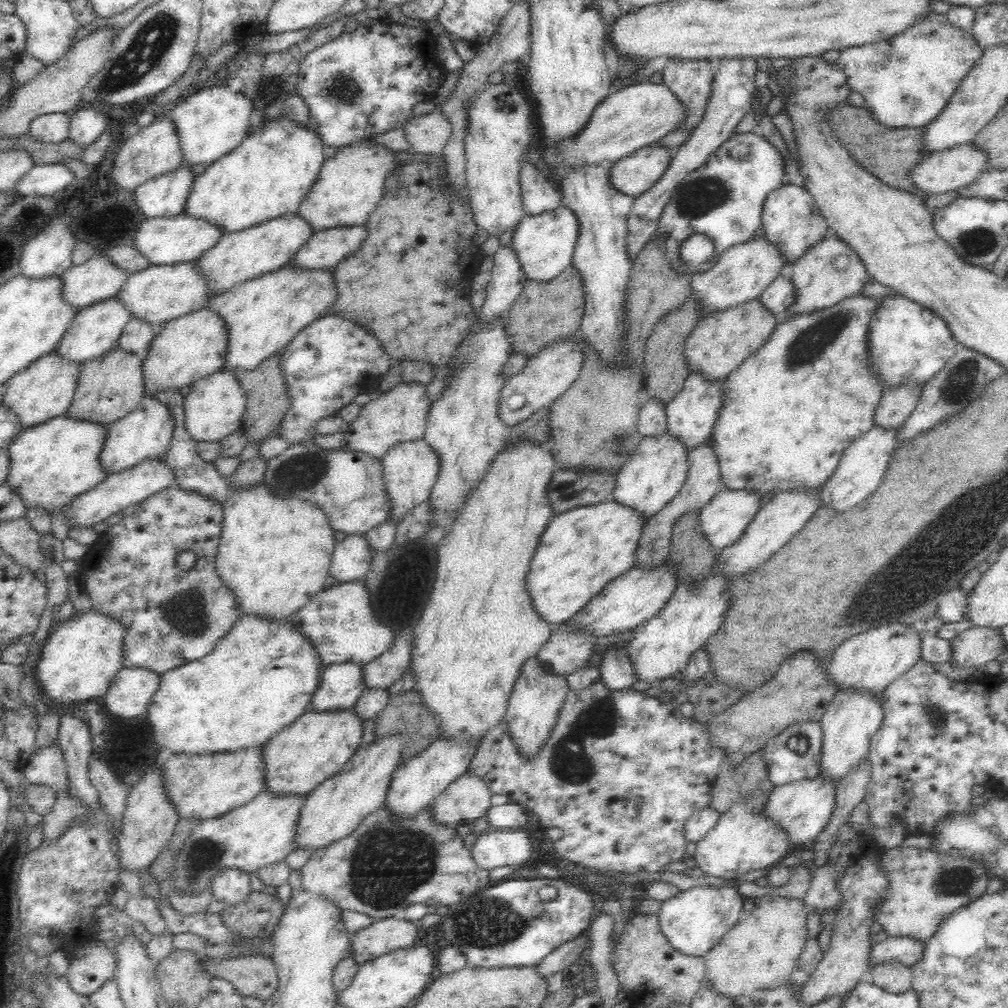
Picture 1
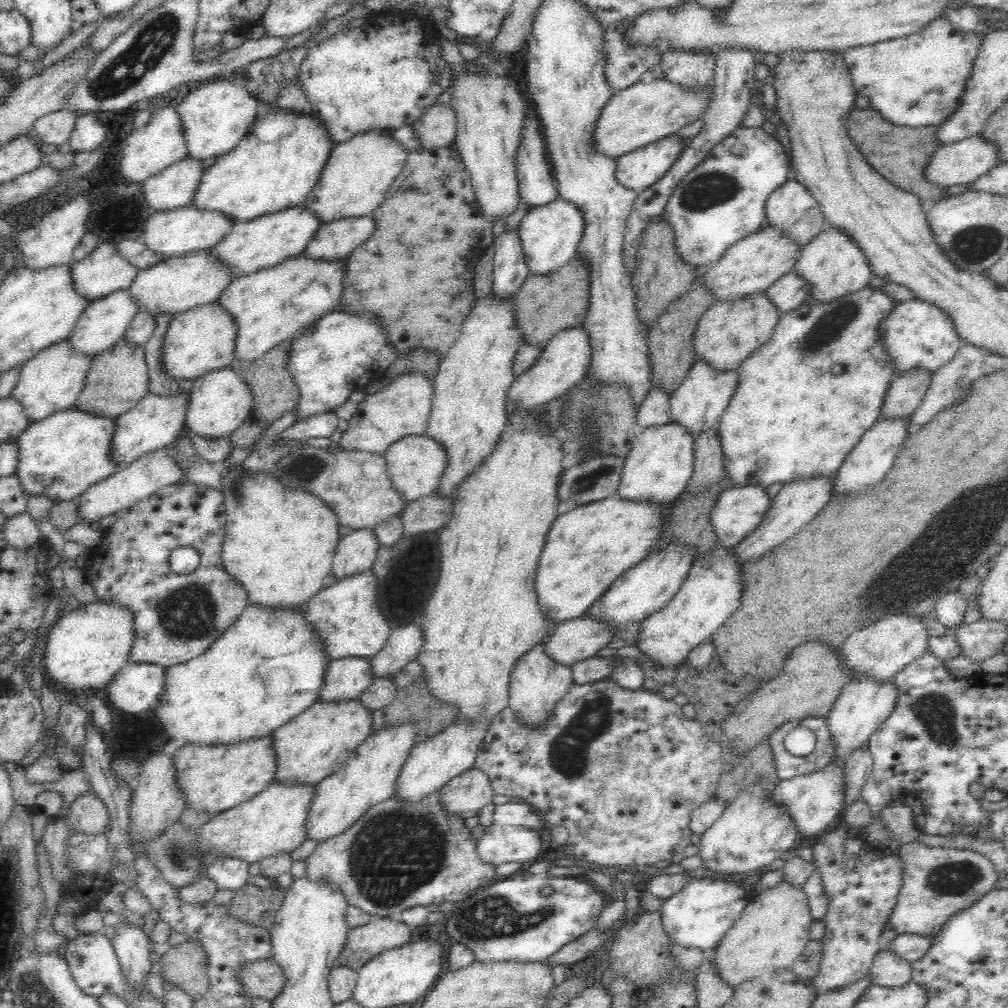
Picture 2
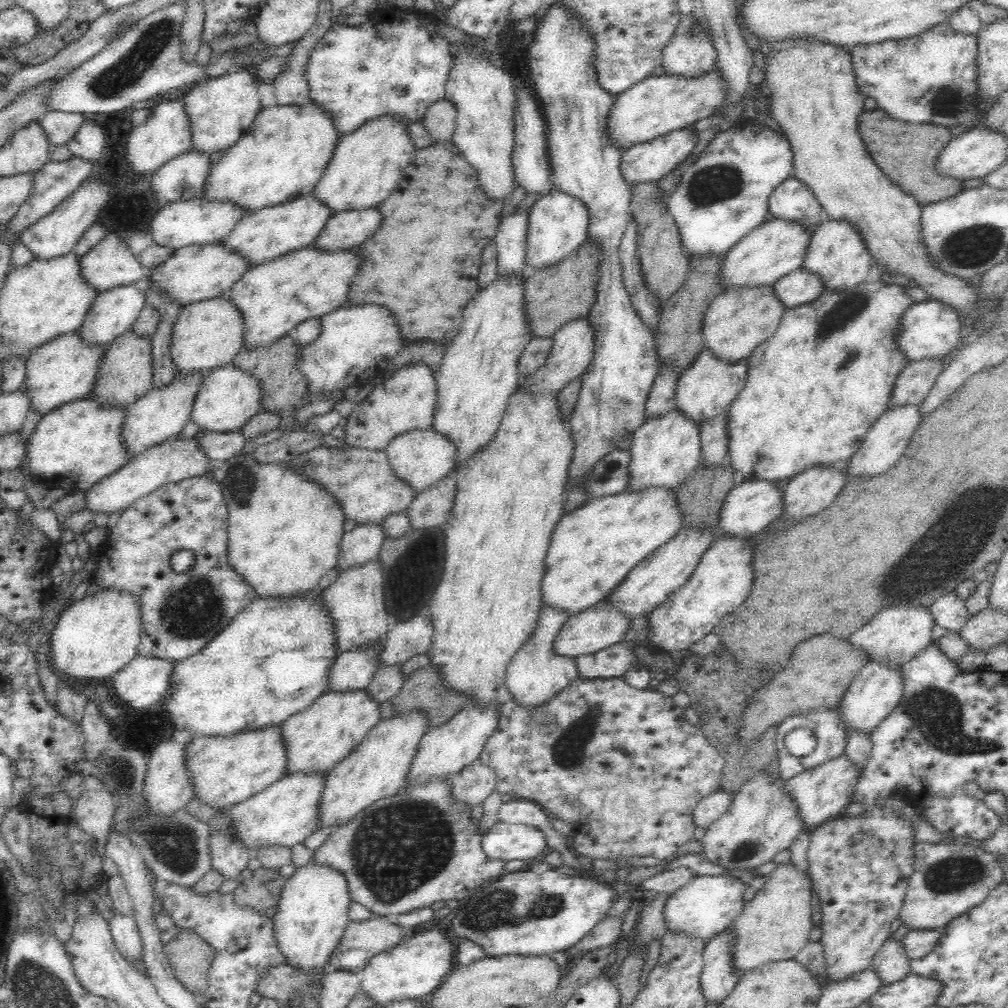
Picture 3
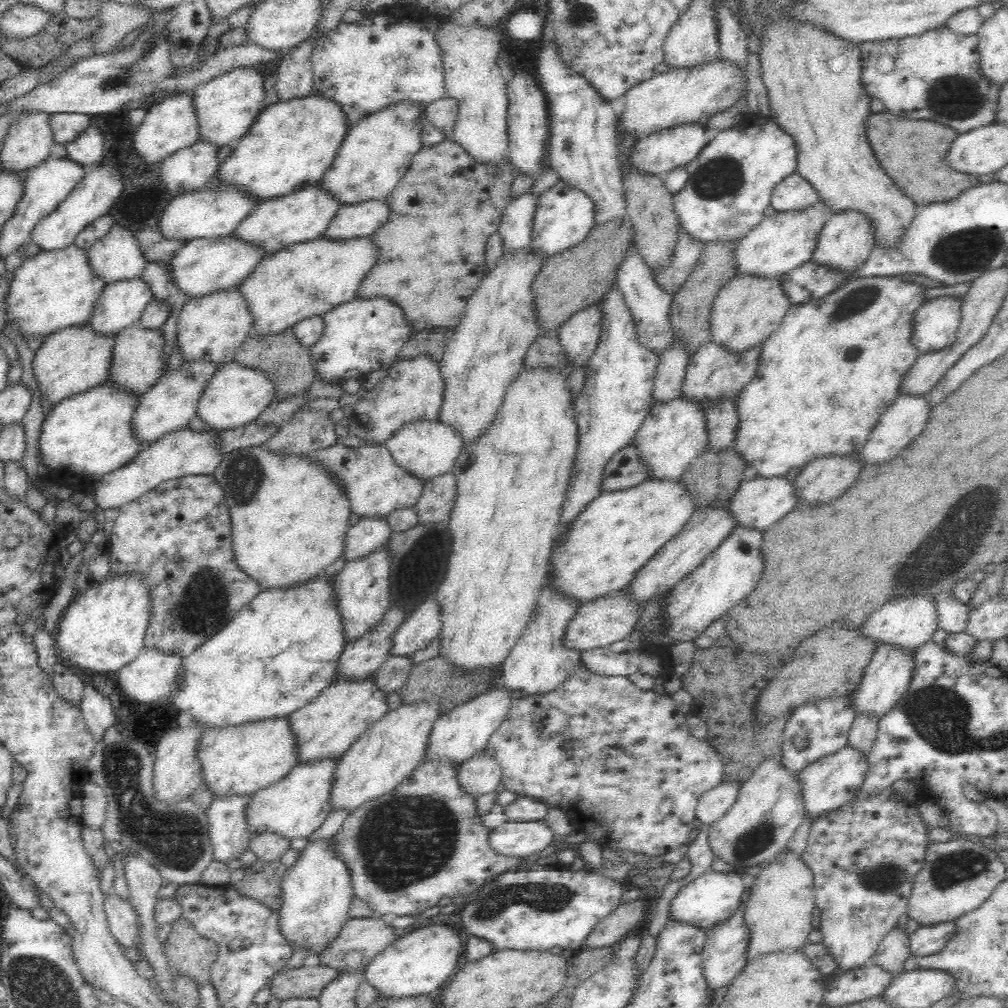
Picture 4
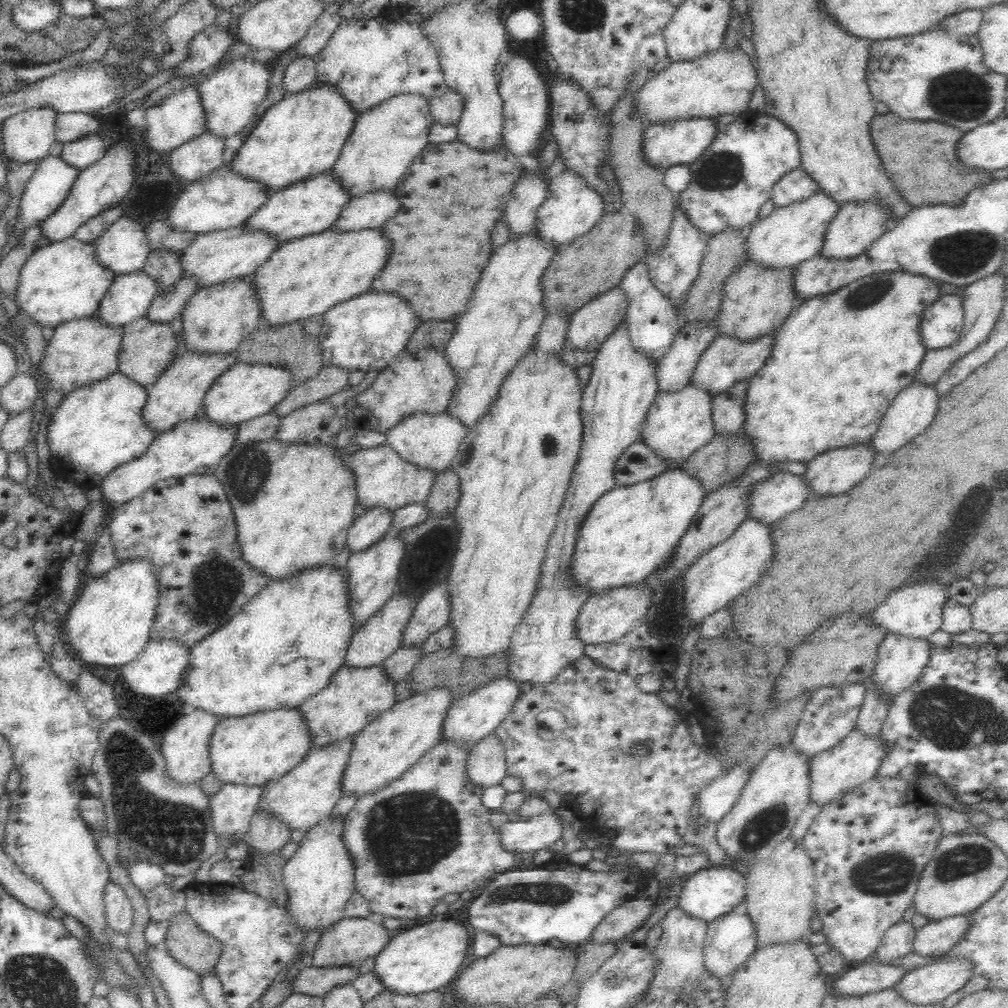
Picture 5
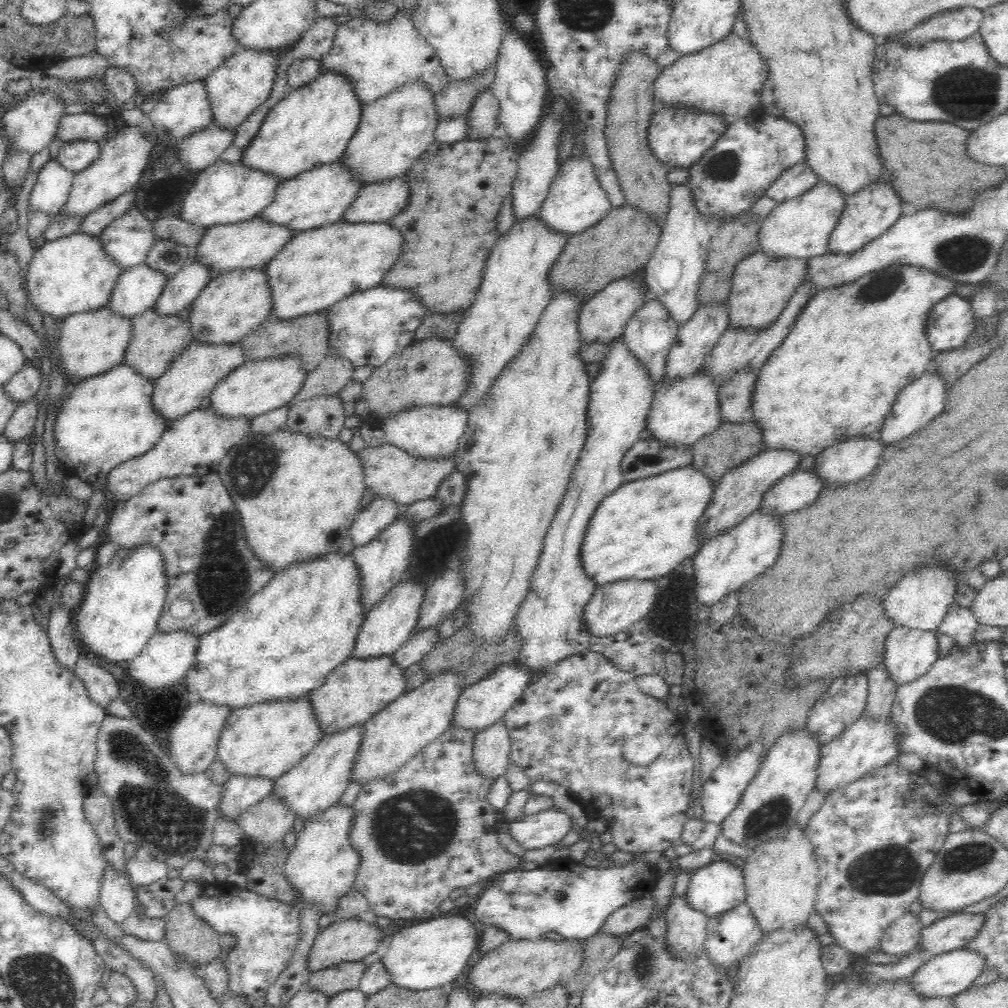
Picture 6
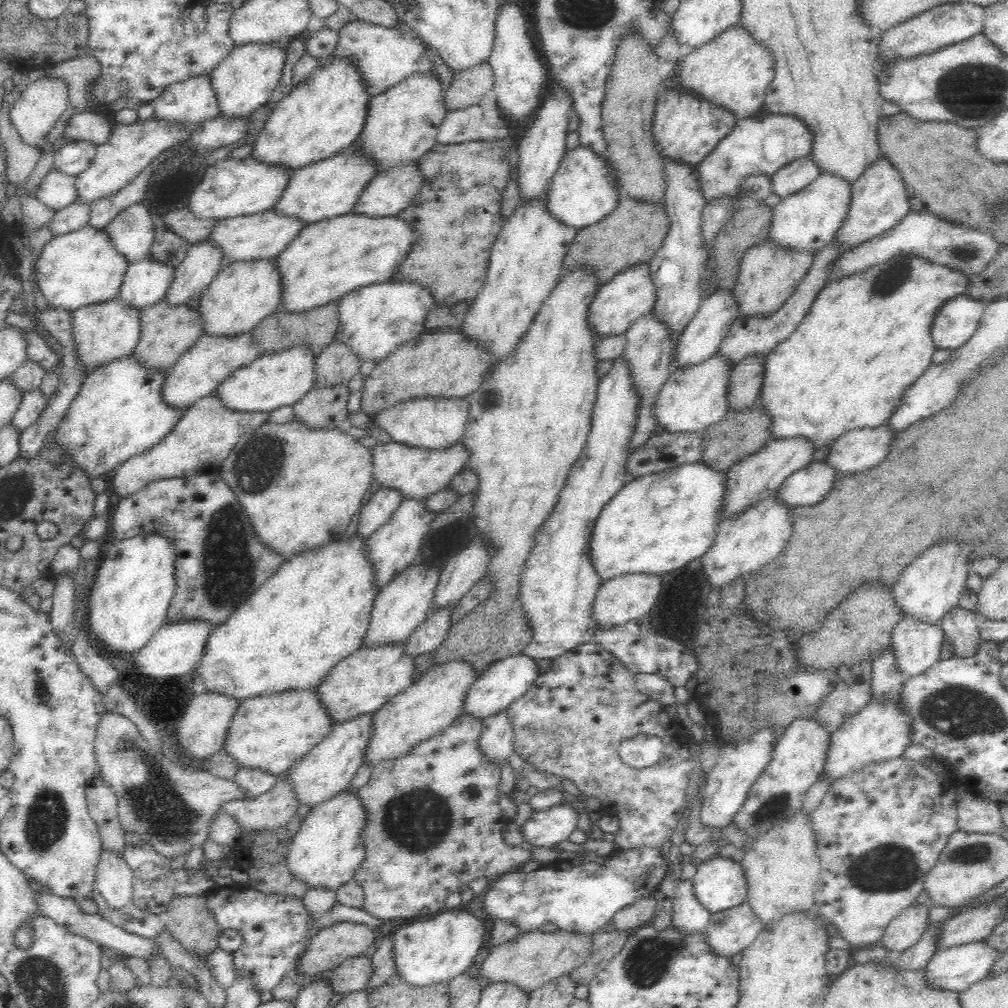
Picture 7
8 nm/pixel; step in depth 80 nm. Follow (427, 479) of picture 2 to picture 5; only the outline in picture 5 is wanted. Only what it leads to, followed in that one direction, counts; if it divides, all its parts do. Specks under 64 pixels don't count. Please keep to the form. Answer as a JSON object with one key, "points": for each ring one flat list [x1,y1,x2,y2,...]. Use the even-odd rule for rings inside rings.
{"points":[[446,411,414,412,387,428,384,433,387,438,386,444,395,448,404,459,422,467,446,470,457,455,460,441,466,436,467,428,460,422,460,418]]}

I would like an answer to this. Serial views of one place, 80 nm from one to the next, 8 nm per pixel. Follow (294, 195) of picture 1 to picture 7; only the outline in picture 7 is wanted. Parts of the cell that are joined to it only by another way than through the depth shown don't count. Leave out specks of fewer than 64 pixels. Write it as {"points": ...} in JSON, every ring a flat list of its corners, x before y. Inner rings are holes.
{"points":[[332,54,321,61,319,67,305,81,296,84,282,100,271,106,264,128,254,142,252,156,259,160,286,164,293,170,336,156,338,151,348,148,361,136,368,116,369,100,372,97,356,59,352,55]]}

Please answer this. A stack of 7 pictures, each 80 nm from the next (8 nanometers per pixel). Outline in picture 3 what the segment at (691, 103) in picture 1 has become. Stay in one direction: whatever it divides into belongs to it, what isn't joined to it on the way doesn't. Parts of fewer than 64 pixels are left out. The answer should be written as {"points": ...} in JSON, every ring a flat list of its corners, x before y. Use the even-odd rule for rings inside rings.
{"points":[[698,9,687,17,685,27,678,27,664,45,662,66,667,74,699,75,715,67,717,50,708,23,697,16]]}

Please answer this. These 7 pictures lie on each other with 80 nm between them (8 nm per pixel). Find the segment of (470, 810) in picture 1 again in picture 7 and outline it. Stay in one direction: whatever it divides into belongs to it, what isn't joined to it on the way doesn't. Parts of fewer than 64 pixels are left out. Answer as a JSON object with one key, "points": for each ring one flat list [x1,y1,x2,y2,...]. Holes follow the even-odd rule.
{"points":[[508,708,497,710,481,721,481,748,489,759,504,764,514,752,515,745,514,727,508,715]]}

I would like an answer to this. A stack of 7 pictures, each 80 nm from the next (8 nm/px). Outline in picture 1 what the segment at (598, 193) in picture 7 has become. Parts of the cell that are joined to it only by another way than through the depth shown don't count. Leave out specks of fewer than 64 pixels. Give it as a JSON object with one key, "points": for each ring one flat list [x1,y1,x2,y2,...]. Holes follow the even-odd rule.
{"points":[[561,205,552,212,524,215,514,228,511,247,515,249,521,270,528,281,549,281,571,265,579,235,579,220,571,208]]}

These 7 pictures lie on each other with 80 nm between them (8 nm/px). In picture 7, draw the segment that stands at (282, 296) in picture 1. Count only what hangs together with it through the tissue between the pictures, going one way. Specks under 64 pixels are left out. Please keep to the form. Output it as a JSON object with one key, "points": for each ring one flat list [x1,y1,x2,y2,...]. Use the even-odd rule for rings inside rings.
{"points":[[352,211,308,223,288,248,278,255,284,279,284,296,281,304,288,311,308,310,340,299,355,288,392,279,400,266,403,266,406,256,418,244,418,240,420,230,416,230,412,222,400,215,370,216]]}

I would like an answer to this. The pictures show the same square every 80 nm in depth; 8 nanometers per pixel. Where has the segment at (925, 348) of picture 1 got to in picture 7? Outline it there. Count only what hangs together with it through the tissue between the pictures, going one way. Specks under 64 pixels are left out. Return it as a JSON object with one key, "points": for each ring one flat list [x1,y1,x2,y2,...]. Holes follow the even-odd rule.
{"points":[[966,295,944,303,931,328,936,348,953,351,968,342,980,326,984,309,985,304]]}

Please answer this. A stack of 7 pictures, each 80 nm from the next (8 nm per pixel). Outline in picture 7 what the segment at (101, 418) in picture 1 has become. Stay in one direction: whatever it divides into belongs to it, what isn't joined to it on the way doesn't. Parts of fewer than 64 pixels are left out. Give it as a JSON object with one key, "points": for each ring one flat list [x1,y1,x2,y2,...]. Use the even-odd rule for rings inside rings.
{"points":[[162,299,142,310,142,336,134,348,134,355,148,367,168,369,204,334,204,314,194,302,180,304]]}

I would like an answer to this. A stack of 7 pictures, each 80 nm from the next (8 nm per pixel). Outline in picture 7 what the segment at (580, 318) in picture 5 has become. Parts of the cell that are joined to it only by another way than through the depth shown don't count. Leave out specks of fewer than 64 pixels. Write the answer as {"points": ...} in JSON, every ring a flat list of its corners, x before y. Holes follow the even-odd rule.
{"points":[[641,261,640,264,629,265,621,272,618,272,609,281,604,282,591,306,590,316,592,329,600,336,608,336,624,333,632,324,642,316,653,311,659,288,652,279,651,262]]}

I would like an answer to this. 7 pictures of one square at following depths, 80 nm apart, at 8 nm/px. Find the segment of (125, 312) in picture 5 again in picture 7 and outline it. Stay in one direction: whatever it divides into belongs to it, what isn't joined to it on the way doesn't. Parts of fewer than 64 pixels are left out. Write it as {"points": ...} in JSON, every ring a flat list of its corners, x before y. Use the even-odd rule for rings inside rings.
{"points":[[152,256,133,260,115,298,124,299,138,307,147,307,166,299,177,268]]}

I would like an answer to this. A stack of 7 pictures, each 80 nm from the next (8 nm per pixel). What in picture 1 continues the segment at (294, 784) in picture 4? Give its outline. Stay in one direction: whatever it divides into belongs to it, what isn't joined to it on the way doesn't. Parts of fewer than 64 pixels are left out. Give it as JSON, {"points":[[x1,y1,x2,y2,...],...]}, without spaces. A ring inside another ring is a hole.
{"points":[[259,792,251,801,232,809,222,816,200,822,192,830,184,844,173,859,171,876,172,892,200,896,206,889,211,888,213,877,224,869,237,869,240,872,254,873,269,864,284,861,296,849,295,828,299,822,300,809,306,802,304,794,288,794,280,797,276,793]]}

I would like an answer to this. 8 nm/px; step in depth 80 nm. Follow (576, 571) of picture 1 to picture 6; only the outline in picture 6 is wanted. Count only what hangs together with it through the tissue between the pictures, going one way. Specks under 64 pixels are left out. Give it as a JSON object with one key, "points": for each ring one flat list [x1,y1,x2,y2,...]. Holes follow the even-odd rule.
{"points":[[686,465,625,482,622,487,607,496,598,504,598,510,594,512,590,520,590,526,586,530,586,538,582,544,582,561,586,571,594,577,596,586,628,577,657,579,672,572,686,558,693,559,707,542,698,526,706,508,712,504,717,484,718,482,702,469,694,465]]}

